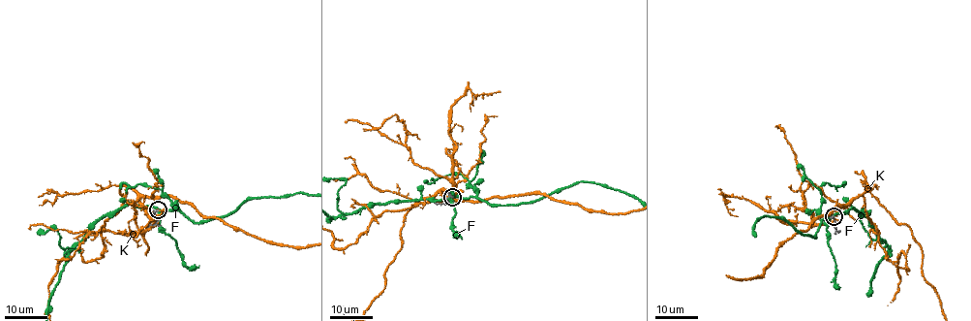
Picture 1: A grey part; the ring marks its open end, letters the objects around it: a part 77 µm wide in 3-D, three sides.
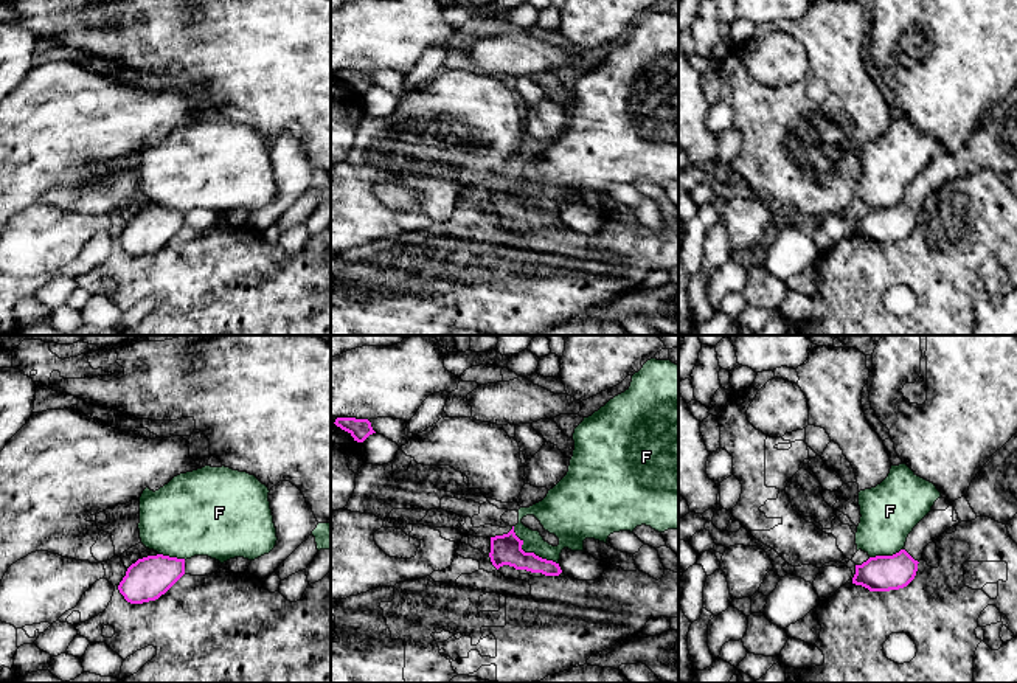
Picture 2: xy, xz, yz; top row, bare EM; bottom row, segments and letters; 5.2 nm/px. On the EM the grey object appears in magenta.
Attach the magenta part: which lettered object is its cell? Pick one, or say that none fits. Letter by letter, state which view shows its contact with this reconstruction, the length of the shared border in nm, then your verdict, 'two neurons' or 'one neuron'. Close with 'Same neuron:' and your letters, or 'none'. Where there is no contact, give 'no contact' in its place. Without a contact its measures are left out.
F: meets magenta in xz; contact 300 nm long; two neurons
K: no contact; two neurons
Same neuron: none

